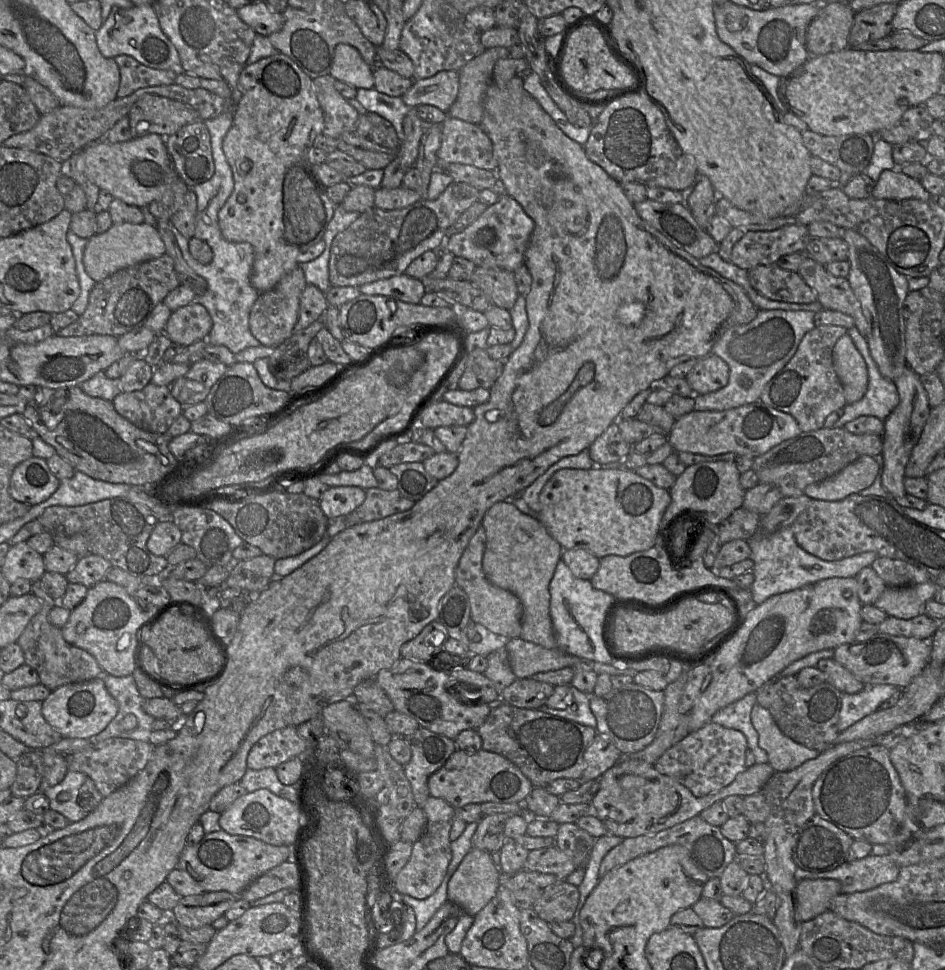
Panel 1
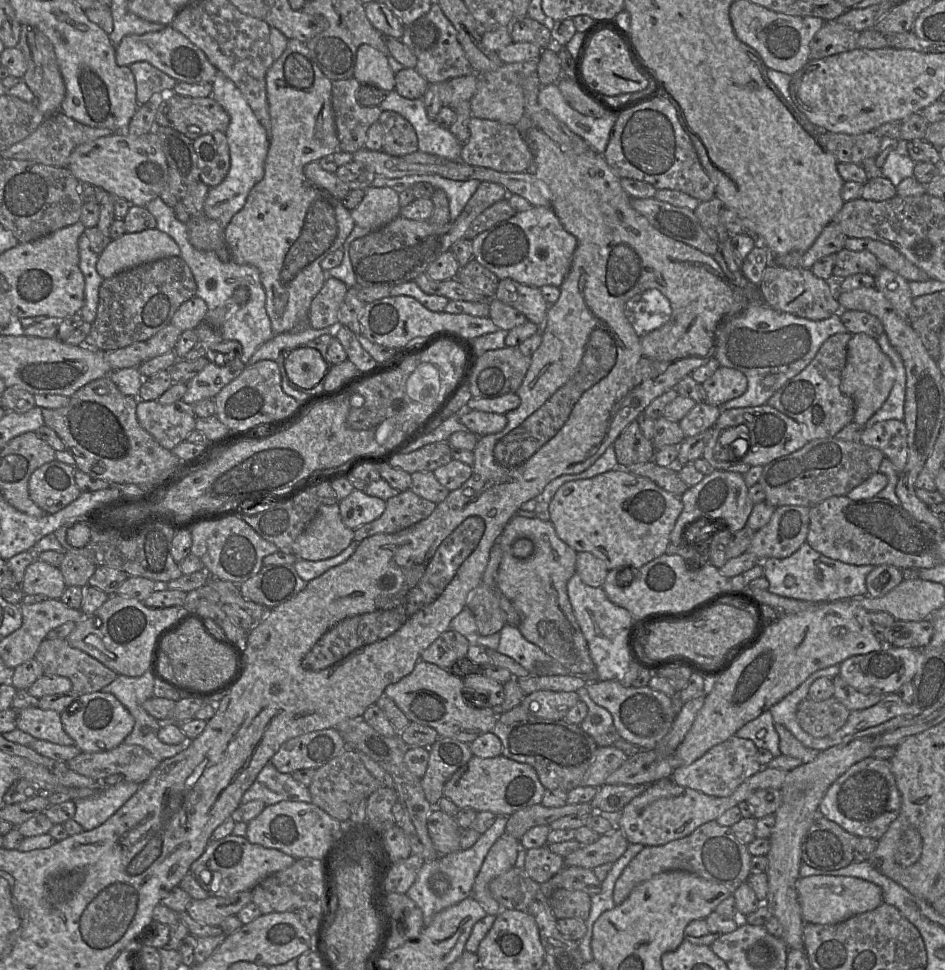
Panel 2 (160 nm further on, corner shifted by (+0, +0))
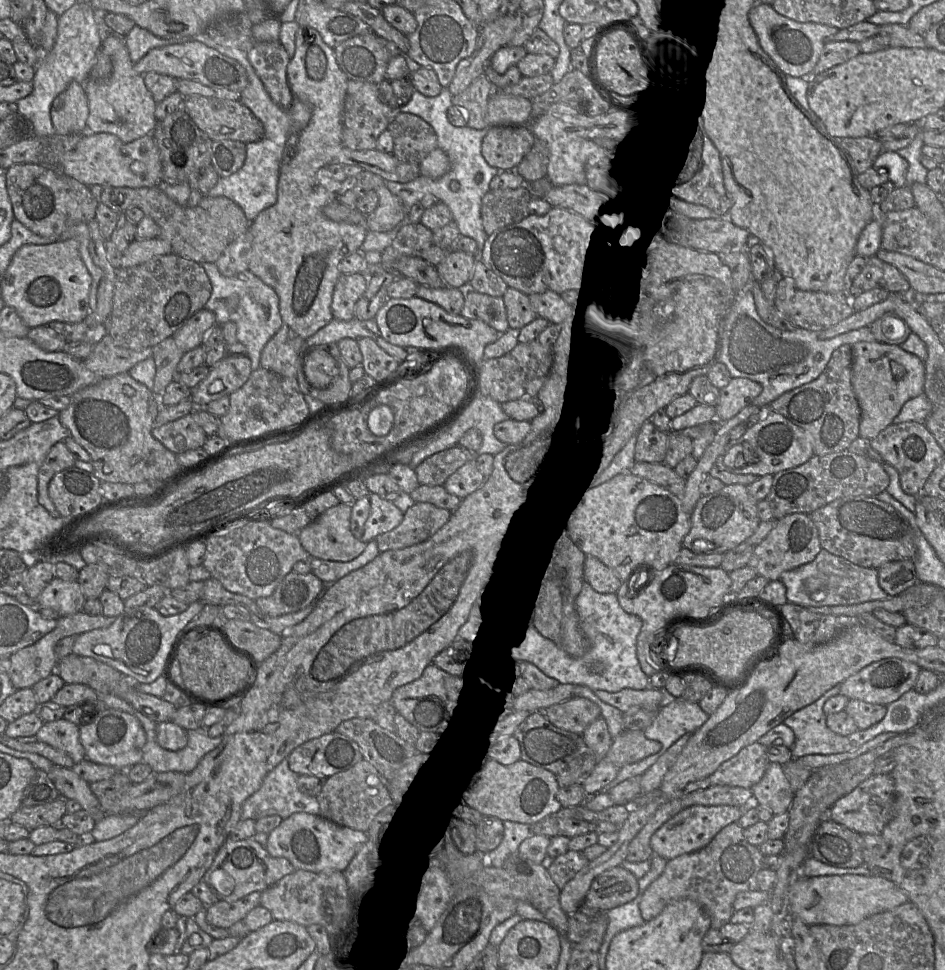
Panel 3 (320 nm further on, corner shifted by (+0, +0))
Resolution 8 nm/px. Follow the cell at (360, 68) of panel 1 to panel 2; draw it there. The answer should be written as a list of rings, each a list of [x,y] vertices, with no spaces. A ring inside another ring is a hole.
[[[363,44],[358,49],[354,76],[361,84],[372,85],[385,91],[395,90],[395,72],[388,57],[370,45]]]

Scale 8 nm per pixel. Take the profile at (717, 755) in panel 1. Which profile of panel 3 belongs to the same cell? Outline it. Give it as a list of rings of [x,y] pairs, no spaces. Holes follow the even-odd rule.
[[[755,742],[723,762],[707,778],[695,781],[695,784],[699,784],[699,789],[714,785],[751,788],[762,778],[769,763],[766,747],[759,742]]]

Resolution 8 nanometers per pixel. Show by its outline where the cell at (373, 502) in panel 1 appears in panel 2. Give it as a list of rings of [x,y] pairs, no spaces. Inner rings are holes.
[[[410,489],[400,492],[386,501],[385,510],[379,518],[354,530],[353,541],[360,543],[375,534],[392,534],[406,529],[429,517],[436,505]]]

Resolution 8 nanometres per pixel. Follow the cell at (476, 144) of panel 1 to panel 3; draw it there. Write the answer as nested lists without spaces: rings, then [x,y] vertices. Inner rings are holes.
[[[490,126],[482,141],[482,155],[491,167],[515,171],[535,143],[528,126]]]

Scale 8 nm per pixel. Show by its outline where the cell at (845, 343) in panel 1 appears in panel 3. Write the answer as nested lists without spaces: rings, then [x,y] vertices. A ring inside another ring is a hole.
[[[878,340],[855,343],[851,350],[851,384],[861,410],[859,436],[871,440],[893,424],[906,401],[923,393],[925,365],[918,356],[899,345]]]

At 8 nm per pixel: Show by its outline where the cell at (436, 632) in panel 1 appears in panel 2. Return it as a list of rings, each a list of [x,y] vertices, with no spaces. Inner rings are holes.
[[[449,629],[422,652],[420,660],[447,670],[457,660],[466,657],[470,645],[468,639]]]

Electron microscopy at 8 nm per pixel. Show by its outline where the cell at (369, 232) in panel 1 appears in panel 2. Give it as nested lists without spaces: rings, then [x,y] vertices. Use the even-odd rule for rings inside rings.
[[[481,182],[460,215],[447,224],[438,225],[430,220],[412,220],[397,216],[388,224],[356,238],[348,248],[356,287],[394,287],[413,281],[441,254],[450,251],[454,243],[465,239],[472,222],[488,207],[505,199],[508,193],[510,192],[502,185]]]

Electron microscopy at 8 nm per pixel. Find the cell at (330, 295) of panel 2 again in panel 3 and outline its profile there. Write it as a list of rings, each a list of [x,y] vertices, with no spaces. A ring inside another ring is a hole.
[[[362,273],[341,274],[335,285],[331,310],[334,319],[354,319],[355,305],[365,293],[369,277]]]

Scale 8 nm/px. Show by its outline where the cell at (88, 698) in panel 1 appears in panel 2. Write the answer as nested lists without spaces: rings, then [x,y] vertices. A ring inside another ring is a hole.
[[[103,691],[83,694],[66,711],[60,714],[65,732],[74,740],[75,745],[86,753],[111,750],[124,743],[132,732],[134,717],[112,694]]]

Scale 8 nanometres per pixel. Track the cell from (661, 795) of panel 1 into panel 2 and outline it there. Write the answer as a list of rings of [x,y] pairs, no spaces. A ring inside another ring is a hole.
[[[763,767],[759,772],[744,781],[730,796],[714,797],[696,790],[680,786],[669,779],[661,779],[649,784],[637,797],[632,799],[618,815],[612,816],[614,825],[623,831],[630,844],[643,846],[660,846],[673,840],[690,835],[696,828],[709,821],[716,821],[725,811],[737,806],[740,802],[747,802],[748,797],[757,790],[765,788],[781,789],[785,785],[786,777],[791,770]]]

